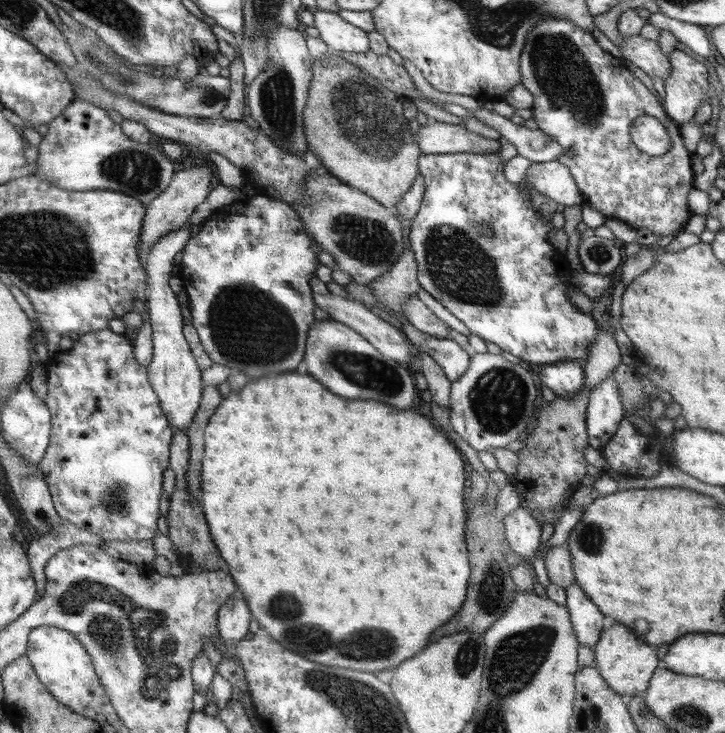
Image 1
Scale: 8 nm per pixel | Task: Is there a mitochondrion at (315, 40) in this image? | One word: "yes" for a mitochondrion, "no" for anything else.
no

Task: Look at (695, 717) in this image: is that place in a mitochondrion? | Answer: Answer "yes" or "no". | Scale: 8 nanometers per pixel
yes

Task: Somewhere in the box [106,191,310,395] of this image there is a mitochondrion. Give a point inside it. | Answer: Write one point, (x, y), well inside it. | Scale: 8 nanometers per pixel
(238, 313)

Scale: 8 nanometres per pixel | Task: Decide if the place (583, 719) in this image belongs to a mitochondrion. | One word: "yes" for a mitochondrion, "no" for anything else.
no

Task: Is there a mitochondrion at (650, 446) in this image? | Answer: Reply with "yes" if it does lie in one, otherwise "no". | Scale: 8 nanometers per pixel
no

